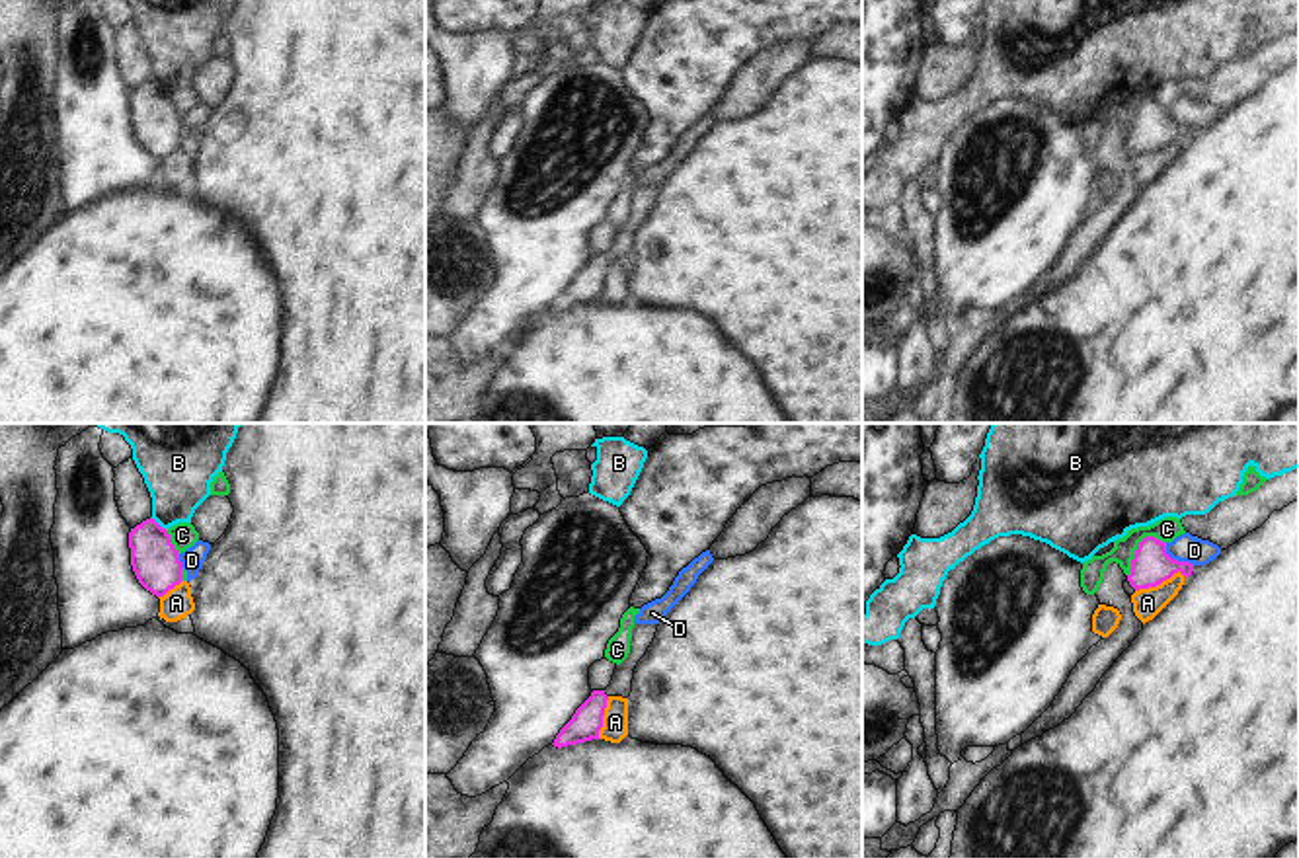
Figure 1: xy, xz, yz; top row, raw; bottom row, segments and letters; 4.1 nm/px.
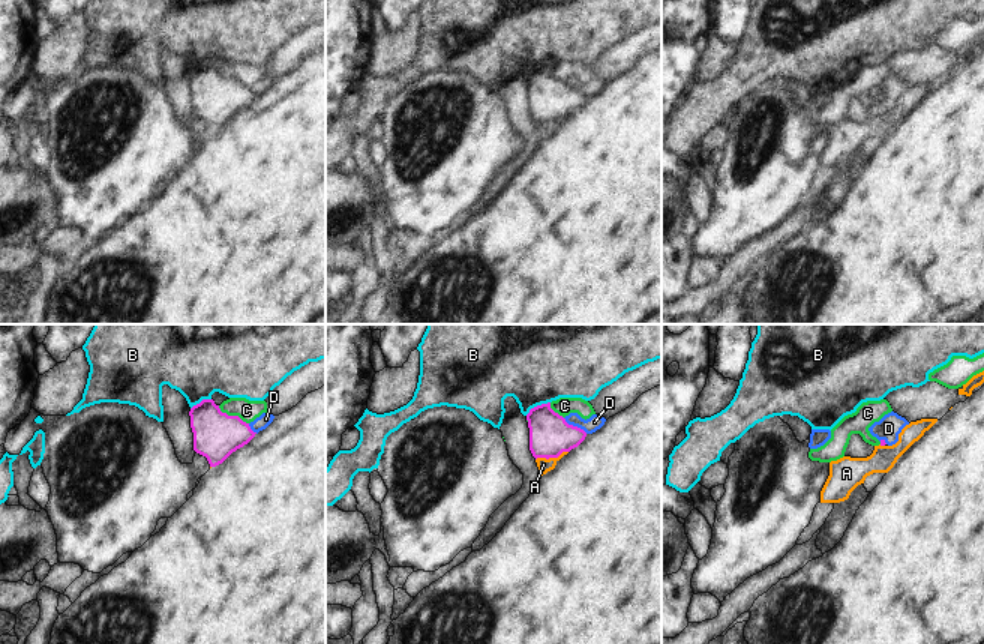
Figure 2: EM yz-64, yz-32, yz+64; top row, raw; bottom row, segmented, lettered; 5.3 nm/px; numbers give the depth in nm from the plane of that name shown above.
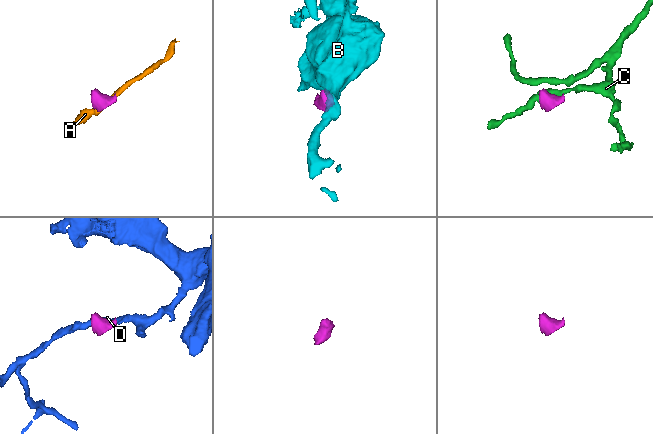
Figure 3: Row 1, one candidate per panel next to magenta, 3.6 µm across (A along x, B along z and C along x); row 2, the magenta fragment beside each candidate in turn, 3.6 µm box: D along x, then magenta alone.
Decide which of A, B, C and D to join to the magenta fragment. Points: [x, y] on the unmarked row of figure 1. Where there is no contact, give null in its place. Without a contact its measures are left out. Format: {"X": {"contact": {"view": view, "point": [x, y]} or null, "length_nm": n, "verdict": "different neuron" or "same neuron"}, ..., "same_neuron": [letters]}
{"A": {"contact": {"view": "yz", "point": [1159, 147]}, "length_nm": 220, "verdict": "different neuron"}, "B": {"contact": {"view": "xy", "point": [157, 86]}, "length_nm": 90, "verdict": "different neuron"}, "C": {"contact": {"view": "yz", "point": [1138, 110]}, "length_nm": 220, "verdict": "different neuron"}, "D": {"contact": {"view": "yz", "point": [1177, 123]}, "length_nm": 150, "verdict": "different neuron"}, "same_neuron": []}

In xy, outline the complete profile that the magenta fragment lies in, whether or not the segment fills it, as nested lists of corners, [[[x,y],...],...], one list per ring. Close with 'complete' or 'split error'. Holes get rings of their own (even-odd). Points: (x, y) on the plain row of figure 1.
[[[152,80],[131,92],[129,111],[138,146],[158,162],[181,146],[179,115]]]; complete

